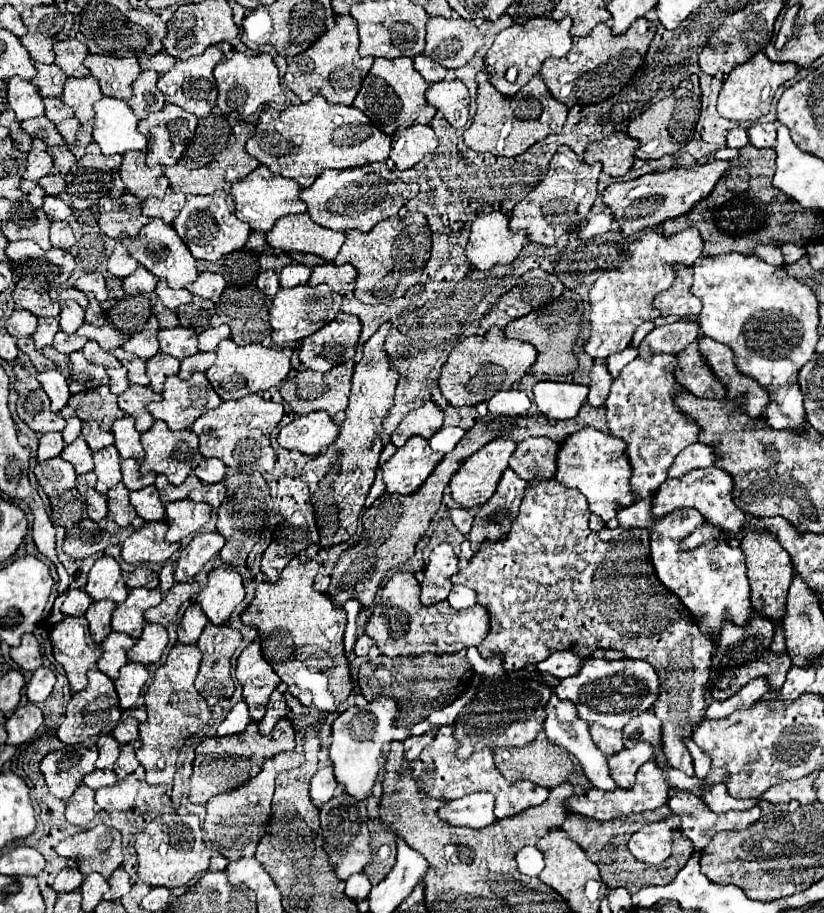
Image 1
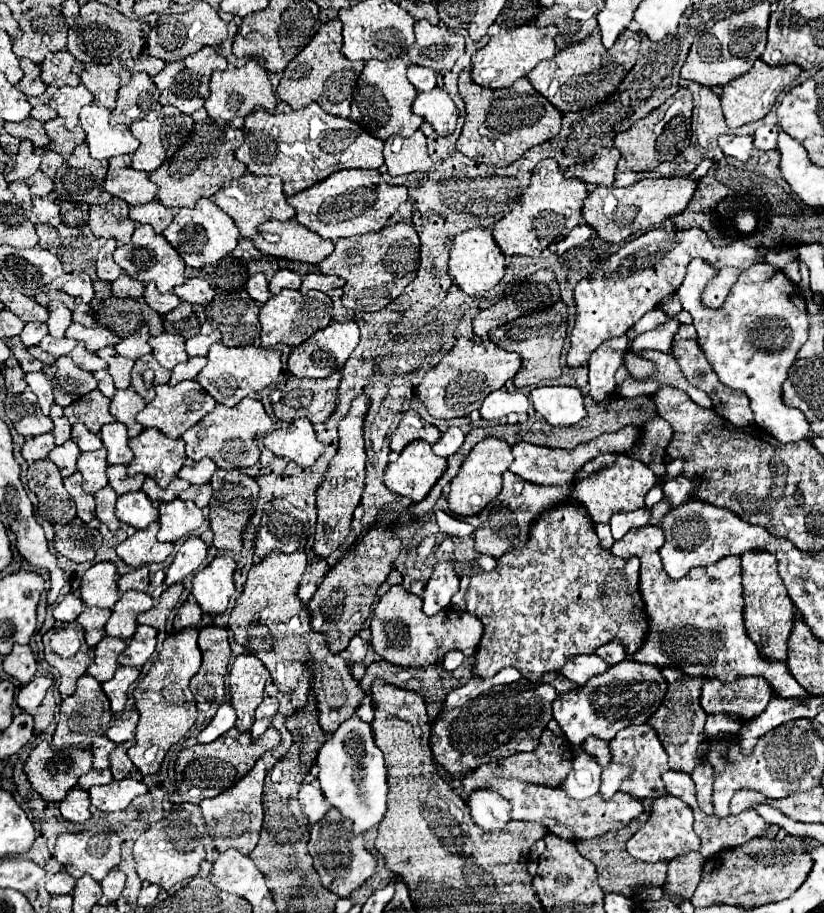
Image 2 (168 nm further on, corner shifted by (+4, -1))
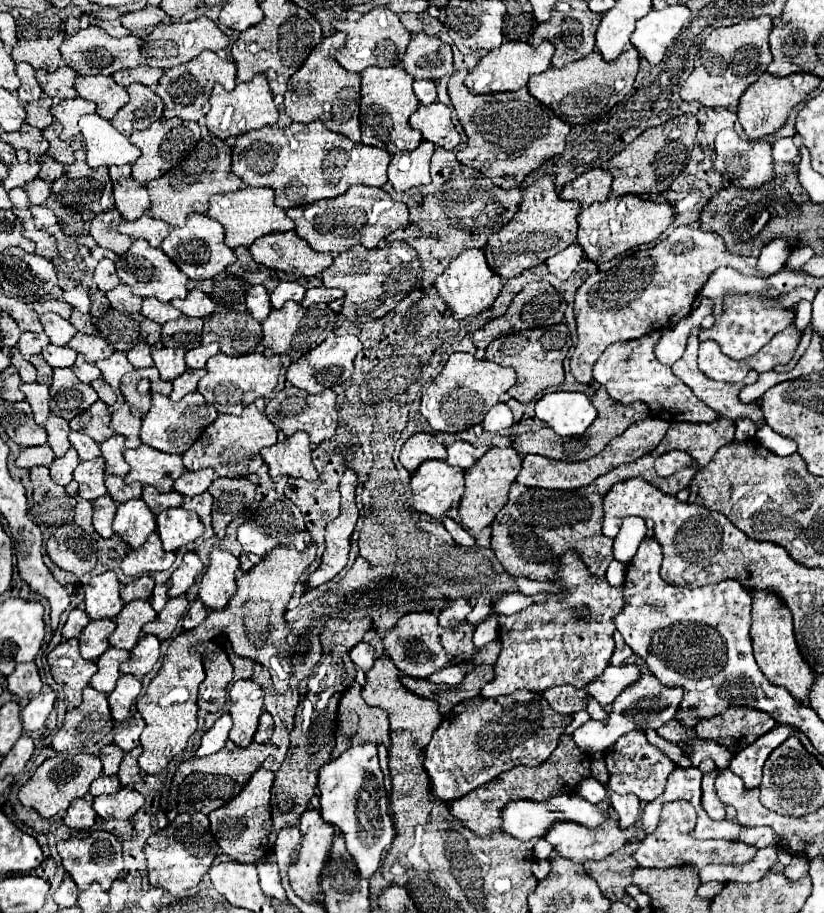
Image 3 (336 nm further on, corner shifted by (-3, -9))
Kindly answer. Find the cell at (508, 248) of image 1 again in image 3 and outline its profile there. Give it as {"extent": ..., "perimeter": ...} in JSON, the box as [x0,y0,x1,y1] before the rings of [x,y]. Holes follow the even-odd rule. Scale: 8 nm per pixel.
{"extent":[436,250,504,320],"perimeter":[[[466,250],[462,252],[456,260],[450,262],[450,266],[444,270],[444,274],[440,274],[436,278],[436,290],[440,294],[440,298],[446,302],[448,310],[452,312],[452,316],[456,320],[464,320],[468,316],[478,316],[480,312],[492,308],[500,288],[502,288],[504,280],[498,278],[486,264],[486,258],[484,258],[484,250]]]}

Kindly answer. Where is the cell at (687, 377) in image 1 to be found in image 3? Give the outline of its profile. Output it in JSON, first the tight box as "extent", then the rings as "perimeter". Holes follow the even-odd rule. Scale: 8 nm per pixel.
{"extent":[594,330,718,422],"perimeter":[[[653,330],[641,338],[608,346],[594,364],[594,380],[606,386],[608,394],[622,404],[632,404],[636,400],[648,404],[654,418],[662,418],[666,422],[714,422],[718,413],[710,410],[704,402],[698,402],[698,398],[694,398],[694,392],[686,384],[678,382],[672,368],[656,360],[652,349],[661,335],[662,330]]]}

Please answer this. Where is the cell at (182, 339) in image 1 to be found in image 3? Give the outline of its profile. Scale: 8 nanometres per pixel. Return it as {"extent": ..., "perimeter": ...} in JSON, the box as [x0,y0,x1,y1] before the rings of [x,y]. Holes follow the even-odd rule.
{"extent":[152,348,186,380],"perimeter":[[[160,348],[160,350],[152,352],[152,360],[164,380],[174,380],[186,372],[182,348]]]}

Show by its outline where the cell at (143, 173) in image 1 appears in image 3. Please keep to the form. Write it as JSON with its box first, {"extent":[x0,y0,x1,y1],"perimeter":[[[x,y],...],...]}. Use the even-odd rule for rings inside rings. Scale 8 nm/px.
{"extent":[110,166,150,220],"perimeter":[[[110,166],[110,178],[114,184],[114,206],[124,220],[136,220],[150,208],[150,196],[144,186],[140,186],[132,174],[130,166]]]}

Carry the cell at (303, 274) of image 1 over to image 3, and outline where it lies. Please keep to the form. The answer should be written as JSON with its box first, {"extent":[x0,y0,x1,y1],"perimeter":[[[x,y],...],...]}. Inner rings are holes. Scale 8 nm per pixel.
{"extent":[270,282,306,308],"perimeter":[[[282,282],[282,284],[278,284],[278,286],[270,292],[272,308],[282,308],[288,300],[302,302],[304,292],[306,292],[306,288],[304,288],[302,284],[298,284],[298,282]]]}

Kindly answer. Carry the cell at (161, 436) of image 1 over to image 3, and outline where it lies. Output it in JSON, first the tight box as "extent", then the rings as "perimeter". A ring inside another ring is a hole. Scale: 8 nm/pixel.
{"extent":[124,444,186,492],"perimeter":[[[144,444],[134,450],[126,450],[124,456],[130,464],[130,472],[124,476],[126,484],[142,482],[158,488],[160,492],[170,492],[174,480],[186,472],[180,456],[170,456]]]}

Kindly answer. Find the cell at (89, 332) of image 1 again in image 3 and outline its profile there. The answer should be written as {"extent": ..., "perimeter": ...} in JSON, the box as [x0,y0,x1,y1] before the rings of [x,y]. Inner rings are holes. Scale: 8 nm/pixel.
{"extent":[68,332,114,362],"perimeter":[[[76,332],[72,336],[72,340],[68,342],[68,346],[72,350],[84,354],[86,362],[96,362],[100,358],[110,358],[112,352],[114,352],[114,348],[106,340],[102,340],[100,336],[86,336],[82,332]]]}

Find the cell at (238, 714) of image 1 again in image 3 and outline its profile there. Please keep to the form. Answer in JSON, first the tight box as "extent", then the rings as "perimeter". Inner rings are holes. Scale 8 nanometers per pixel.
{"extent":[196,714,232,758],"perimeter":[[[228,714],[218,718],[214,722],[214,726],[208,732],[204,732],[202,742],[200,742],[198,750],[196,750],[196,756],[202,758],[202,756],[210,756],[210,754],[218,752],[226,744],[226,740],[228,740],[230,728],[232,728],[232,718]]]}

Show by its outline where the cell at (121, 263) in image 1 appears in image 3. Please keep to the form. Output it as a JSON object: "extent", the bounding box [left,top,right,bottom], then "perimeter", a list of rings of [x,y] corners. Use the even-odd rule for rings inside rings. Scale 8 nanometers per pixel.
{"extent":[94,258,120,292],"perimeter":[[[104,258],[104,260],[98,262],[98,266],[94,270],[94,282],[96,282],[100,292],[108,292],[108,290],[112,290],[112,288],[116,288],[120,284],[112,260]]]}

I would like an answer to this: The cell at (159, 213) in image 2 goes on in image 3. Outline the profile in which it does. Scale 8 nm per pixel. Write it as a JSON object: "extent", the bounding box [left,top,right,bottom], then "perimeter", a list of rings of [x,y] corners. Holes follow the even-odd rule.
{"extent":[118,214,168,248],"perimeter":[[[144,214],[134,222],[122,220],[122,224],[118,226],[118,232],[128,234],[130,238],[144,238],[144,240],[148,240],[150,246],[158,248],[162,244],[162,240],[168,236],[168,224]]]}

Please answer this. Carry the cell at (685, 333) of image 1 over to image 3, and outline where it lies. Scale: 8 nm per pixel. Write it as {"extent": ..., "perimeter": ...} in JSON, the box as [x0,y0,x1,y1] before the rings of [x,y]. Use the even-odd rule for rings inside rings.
{"extent":[699,288,796,360],"perimeter":[[[766,288],[762,292],[732,292],[724,294],[724,312],[720,318],[714,320],[714,326],[708,330],[701,330],[699,340],[714,340],[720,344],[720,350],[732,358],[742,360],[756,354],[762,346],[766,346],[778,332],[786,330],[796,318],[796,306],[782,306],[778,302],[782,294],[776,288]]]}

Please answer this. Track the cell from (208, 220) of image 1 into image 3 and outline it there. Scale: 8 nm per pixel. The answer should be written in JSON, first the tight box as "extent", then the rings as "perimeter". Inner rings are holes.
{"extent":[160,214,236,280],"perimeter":[[[190,214],[184,226],[170,230],[160,248],[192,280],[214,278],[226,266],[236,262],[236,254],[224,244],[224,228],[206,214]]]}

